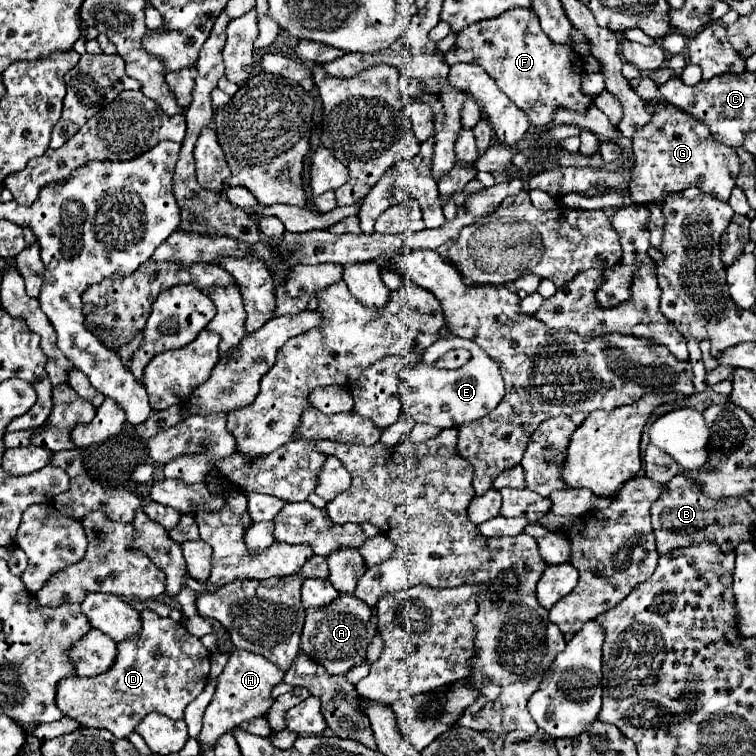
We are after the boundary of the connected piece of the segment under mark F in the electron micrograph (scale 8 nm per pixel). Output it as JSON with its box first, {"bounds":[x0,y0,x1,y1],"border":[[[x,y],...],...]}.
{"bounds":[444,10,592,126],"border":[[[508,10],[500,18],[474,22],[456,32],[456,44],[444,54],[446,64],[470,62],[482,66],[490,78],[496,80],[500,90],[528,114],[534,126],[552,122],[552,112],[558,106],[584,112],[592,102],[580,90],[580,78],[584,74],[584,58],[570,46],[554,44],[540,28],[540,20],[534,10]]]}

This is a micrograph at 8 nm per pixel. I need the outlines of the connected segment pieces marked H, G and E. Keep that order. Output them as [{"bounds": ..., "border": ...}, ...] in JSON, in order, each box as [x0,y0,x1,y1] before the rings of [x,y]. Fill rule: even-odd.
[{"bounds":[198,650,284,750],"border":[[[234,650],[230,654],[228,664],[224,666],[224,672],[216,678],[214,698],[204,712],[204,726],[198,736],[202,750],[204,746],[214,746],[216,738],[240,726],[242,722],[264,716],[268,708],[272,706],[270,692],[276,684],[282,682],[282,678],[284,678],[284,672],[276,670],[276,664],[268,662],[268,658],[262,658],[260,654],[252,654],[248,650]]]},{"bounds":[630,102,740,202],"border":[[[666,102],[648,104],[652,106],[652,120],[632,136],[632,150],[636,156],[630,186],[632,202],[654,202],[662,194],[682,192],[692,184],[698,184],[702,192],[728,200],[740,172],[738,154],[730,146],[712,140],[706,122],[696,120],[692,114]]]},{"bounds":[400,338,504,428],"border":[[[440,338],[432,346],[428,346],[420,362],[412,368],[406,368],[400,374],[400,400],[402,410],[410,414],[416,422],[426,422],[430,426],[438,428],[456,428],[464,422],[478,420],[492,412],[500,400],[504,398],[504,382],[498,364],[484,352],[476,342],[464,340],[464,338]],[[452,348],[466,348],[470,350],[470,360],[460,366],[458,370],[440,370],[434,366],[434,360],[444,356]]]}]

